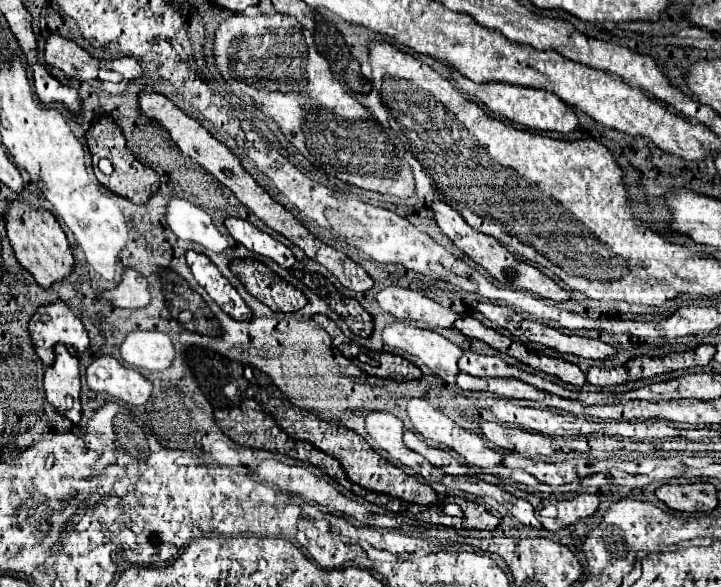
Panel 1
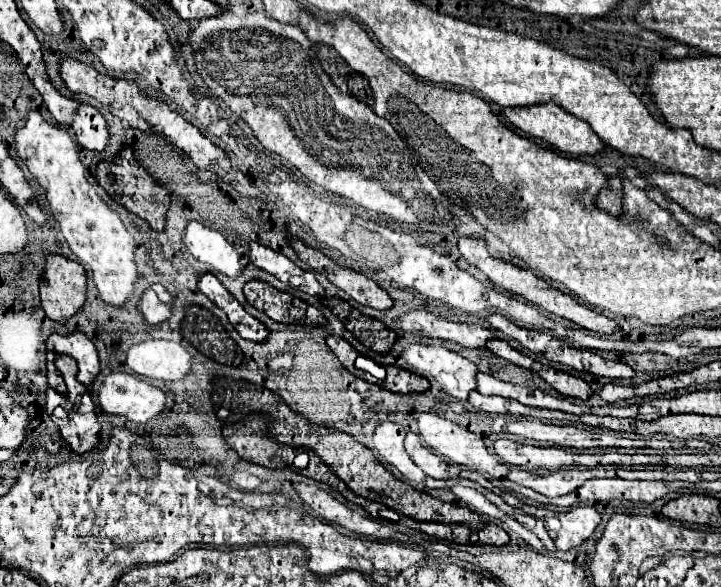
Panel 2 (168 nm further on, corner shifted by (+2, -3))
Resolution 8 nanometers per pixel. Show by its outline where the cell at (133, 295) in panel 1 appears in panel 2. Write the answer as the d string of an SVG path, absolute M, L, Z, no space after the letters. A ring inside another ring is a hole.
M150 285L138 301L138 311L144 315L148 323L156 325L168 319L170 305L172 305L172 295L160 285Z

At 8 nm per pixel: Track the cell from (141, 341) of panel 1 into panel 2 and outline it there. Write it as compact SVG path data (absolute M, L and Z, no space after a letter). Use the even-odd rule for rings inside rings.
M148 339L128 349L126 365L142 377L176 381L190 371L190 355L180 343Z

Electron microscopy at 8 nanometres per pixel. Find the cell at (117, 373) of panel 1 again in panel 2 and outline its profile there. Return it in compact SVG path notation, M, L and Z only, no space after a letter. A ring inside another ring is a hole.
M112 371L106 375L98 391L100 407L106 413L124 415L134 423L146 423L164 409L164 391L156 389L148 381Z

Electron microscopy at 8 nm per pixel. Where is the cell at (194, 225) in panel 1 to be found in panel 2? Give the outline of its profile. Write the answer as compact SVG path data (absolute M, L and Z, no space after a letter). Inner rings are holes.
M188 221L184 229L184 245L198 261L208 263L228 277L236 277L242 271L240 257L228 239L220 231L204 227L200 221Z

